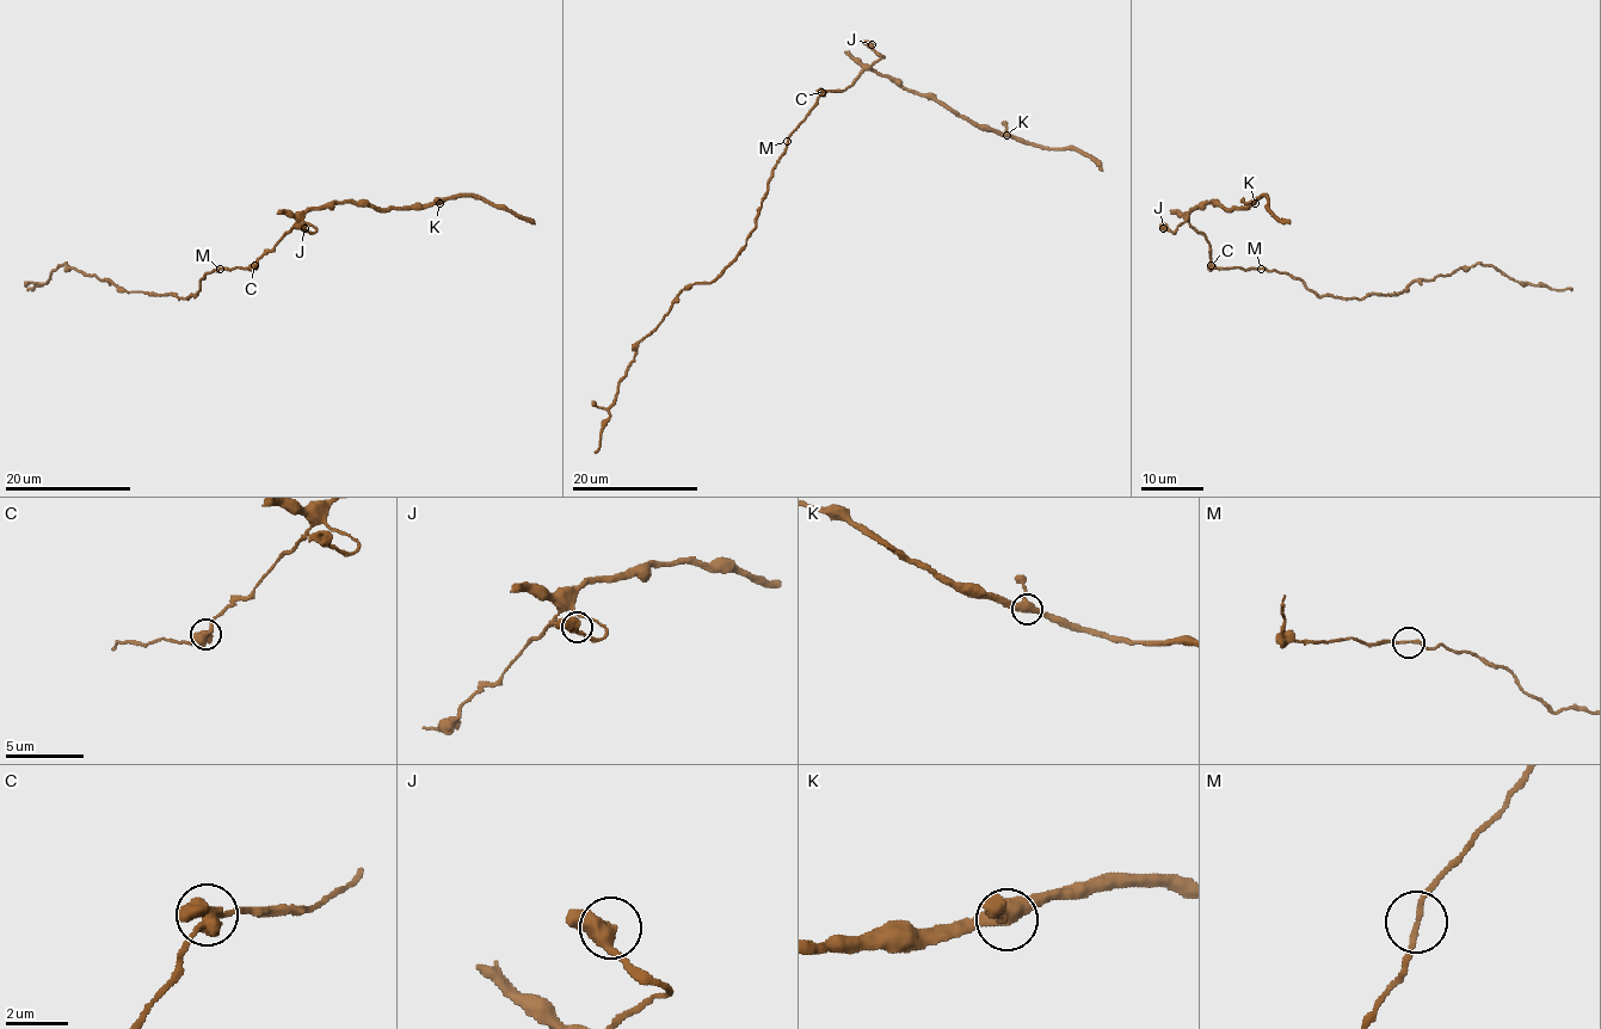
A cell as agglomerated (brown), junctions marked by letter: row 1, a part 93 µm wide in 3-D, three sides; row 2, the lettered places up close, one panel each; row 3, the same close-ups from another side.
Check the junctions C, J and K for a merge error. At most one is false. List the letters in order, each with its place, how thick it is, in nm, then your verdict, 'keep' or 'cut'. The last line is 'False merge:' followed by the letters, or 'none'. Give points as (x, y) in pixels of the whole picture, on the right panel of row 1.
C: (1211, 265) | 550 nm | cut
J: (1163, 228) | 500 nm | keep
K: (1255, 203) | 420 nm | keep
False merge: C

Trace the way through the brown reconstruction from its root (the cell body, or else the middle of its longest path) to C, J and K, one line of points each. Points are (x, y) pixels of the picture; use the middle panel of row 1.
C: (787, 140), (821, 91)
J: (787, 140), (823, 91), (842, 91), (882, 56), (872, 44)
K: (787, 140), (823, 91), (842, 91), (864, 69), (891, 75), (916, 93), (931, 94), (960, 115), (1007, 135)

